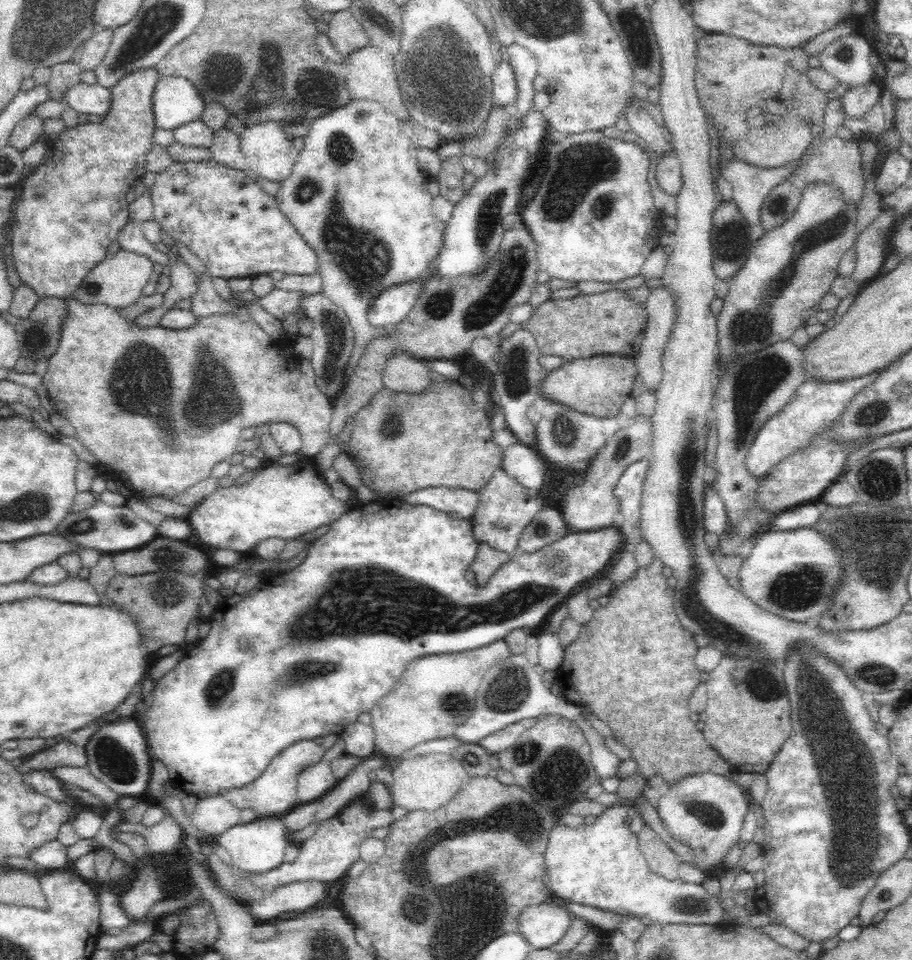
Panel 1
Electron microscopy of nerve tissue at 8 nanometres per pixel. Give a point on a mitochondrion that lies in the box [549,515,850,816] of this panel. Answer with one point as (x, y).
(797, 590)

